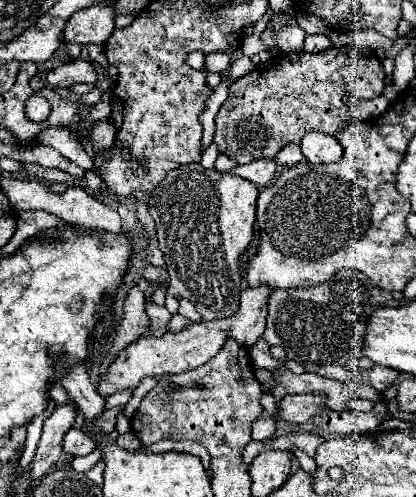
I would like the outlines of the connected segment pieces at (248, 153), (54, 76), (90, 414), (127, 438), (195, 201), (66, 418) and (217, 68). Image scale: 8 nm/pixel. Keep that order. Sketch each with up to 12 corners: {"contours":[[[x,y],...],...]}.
{"contours":[[[357,46],[275,54],[231,82],[219,152],[273,160],[383,94]],[[73,60],[47,74],[47,88],[95,84],[97,70]],[[85,362],[65,370],[59,382],[87,424],[105,412],[105,398],[89,382]],[[133,432],[121,434],[117,444],[127,450],[141,448]],[[201,164],[143,202],[167,292],[203,320],[239,308],[255,184]],[[73,400],[59,404],[43,422],[31,474],[41,480],[63,452],[63,436],[73,428]],[[211,52],[205,56],[205,72],[225,74],[229,54]]]}

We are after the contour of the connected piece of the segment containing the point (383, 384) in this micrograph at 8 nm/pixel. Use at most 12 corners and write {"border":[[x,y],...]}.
{"border":[[373,366],[369,384],[377,392],[385,392],[399,372],[393,368]]}

